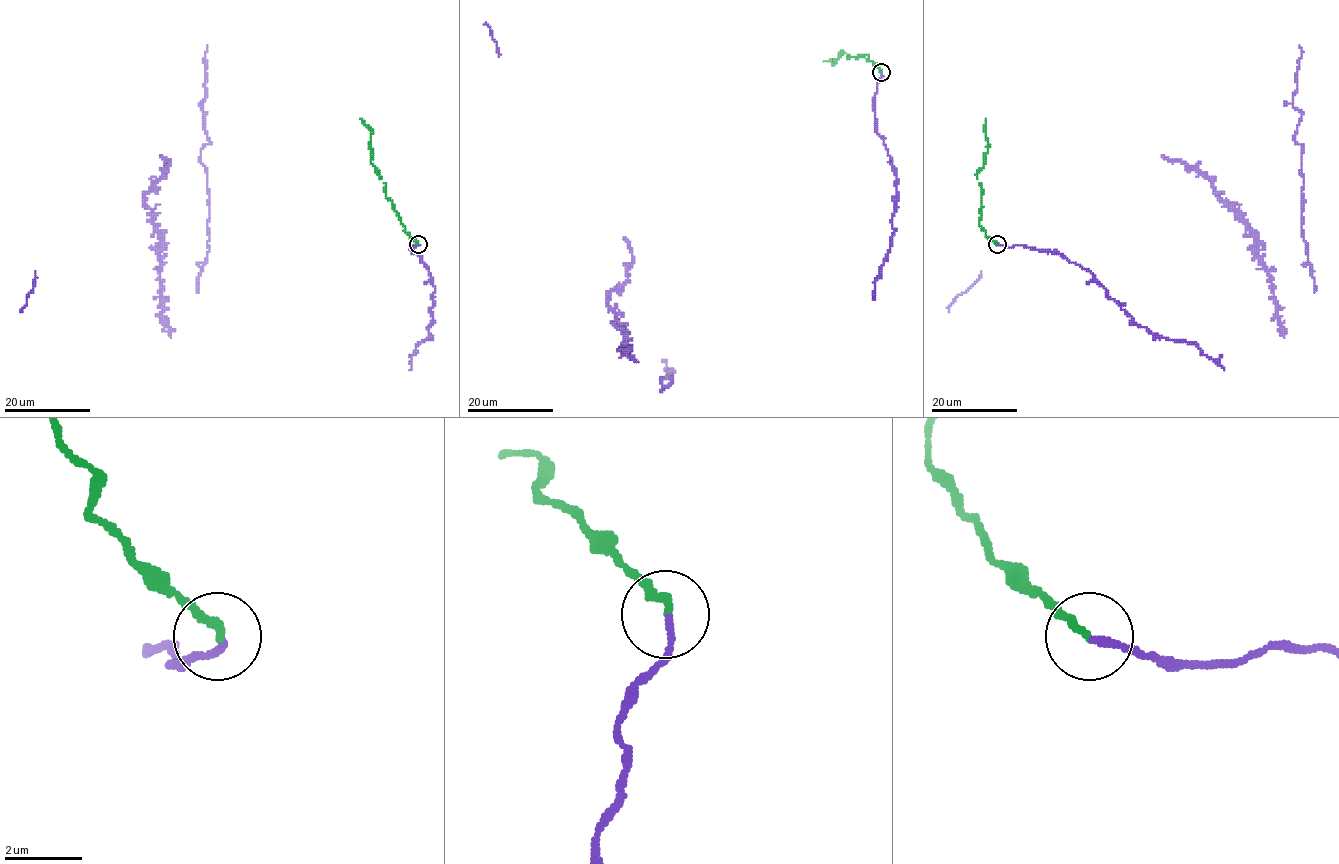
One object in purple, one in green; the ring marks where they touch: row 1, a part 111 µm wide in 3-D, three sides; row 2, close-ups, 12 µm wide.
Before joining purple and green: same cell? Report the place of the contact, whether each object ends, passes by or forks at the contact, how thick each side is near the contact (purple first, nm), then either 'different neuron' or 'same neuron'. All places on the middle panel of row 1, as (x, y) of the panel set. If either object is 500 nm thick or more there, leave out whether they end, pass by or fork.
(881, 72) | purple ends | green ends | 160/200 nm | same neuron

